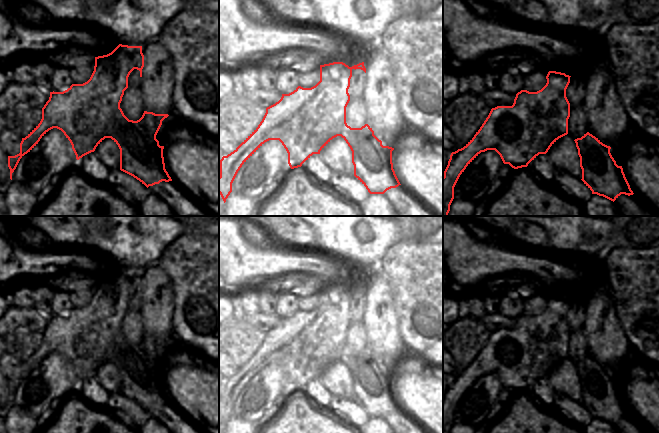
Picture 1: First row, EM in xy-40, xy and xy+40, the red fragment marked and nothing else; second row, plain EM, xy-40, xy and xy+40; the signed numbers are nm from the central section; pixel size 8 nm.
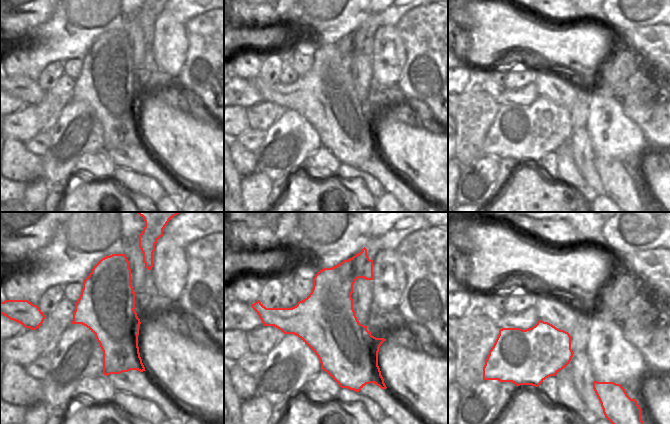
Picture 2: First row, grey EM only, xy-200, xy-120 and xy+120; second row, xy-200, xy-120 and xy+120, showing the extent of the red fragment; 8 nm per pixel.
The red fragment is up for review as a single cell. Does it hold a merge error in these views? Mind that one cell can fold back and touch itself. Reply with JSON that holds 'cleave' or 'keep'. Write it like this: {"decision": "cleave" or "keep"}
{"decision": "cleave"}

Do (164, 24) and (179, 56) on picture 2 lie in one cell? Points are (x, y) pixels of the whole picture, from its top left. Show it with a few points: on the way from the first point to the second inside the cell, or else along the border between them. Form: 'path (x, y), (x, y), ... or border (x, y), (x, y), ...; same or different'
path (168, 32), (171, 48); same

